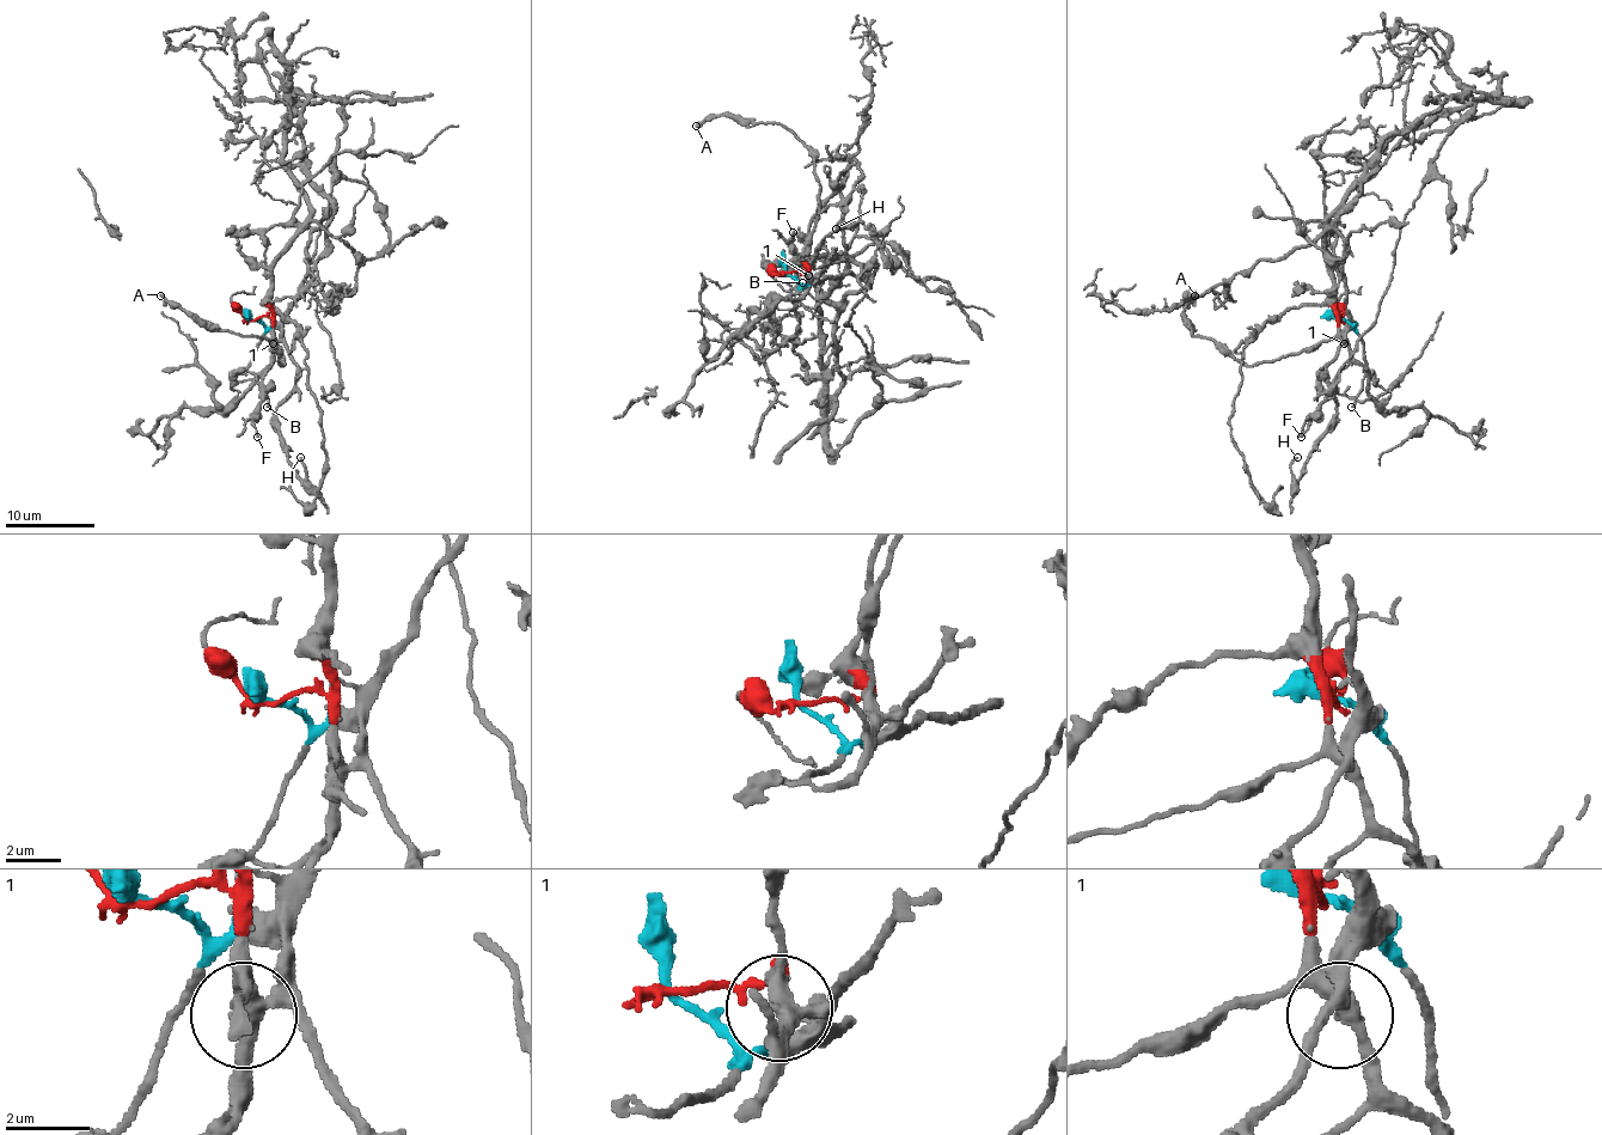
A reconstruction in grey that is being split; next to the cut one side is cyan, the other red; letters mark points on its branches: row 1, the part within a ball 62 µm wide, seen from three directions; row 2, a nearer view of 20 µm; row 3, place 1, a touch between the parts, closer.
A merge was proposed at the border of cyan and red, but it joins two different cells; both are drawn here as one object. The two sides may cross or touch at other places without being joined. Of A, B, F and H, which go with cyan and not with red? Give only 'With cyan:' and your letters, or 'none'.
With cyan: H

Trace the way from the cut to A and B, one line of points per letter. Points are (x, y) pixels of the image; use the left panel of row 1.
A: (251, 319), (268, 317), (273, 346), (283, 359), (282, 366), (280, 353), (267, 339), (203, 328), (159, 294)
B: (251, 319), (268, 317), (273, 325), (273, 361), (257, 384), (268, 400), (267, 406)

